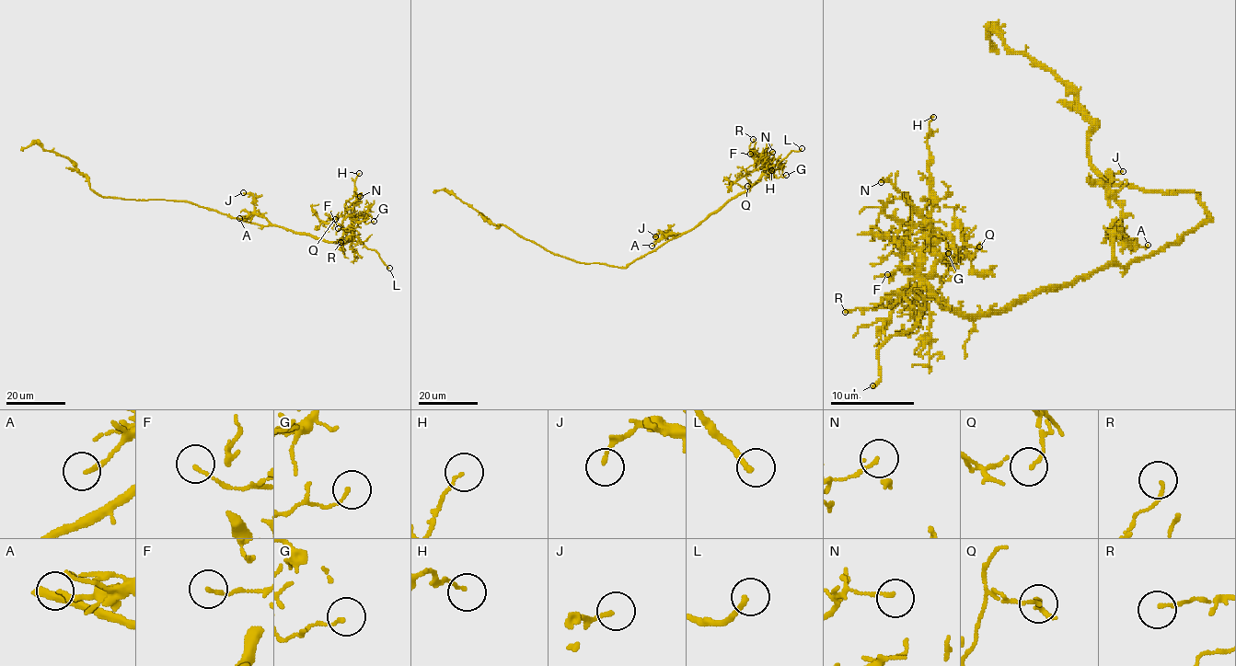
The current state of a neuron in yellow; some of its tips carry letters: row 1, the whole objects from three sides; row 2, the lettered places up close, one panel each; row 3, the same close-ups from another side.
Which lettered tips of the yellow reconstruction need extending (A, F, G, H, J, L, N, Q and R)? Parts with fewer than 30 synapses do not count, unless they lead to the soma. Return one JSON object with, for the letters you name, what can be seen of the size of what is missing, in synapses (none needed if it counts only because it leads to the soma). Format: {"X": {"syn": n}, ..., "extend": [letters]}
{"extend": ["L"]}

